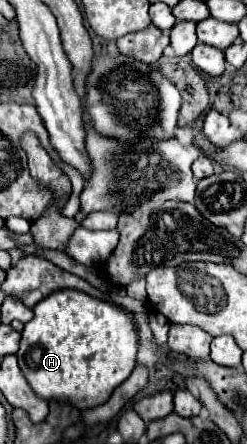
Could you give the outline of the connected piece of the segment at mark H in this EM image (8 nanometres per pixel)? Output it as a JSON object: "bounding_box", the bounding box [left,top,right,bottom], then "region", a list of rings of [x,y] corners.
{"bounding_box":[17,290,137,410],"region":[[[57,290],[51,298],[39,302],[33,312],[33,320],[29,320],[21,332],[21,348],[17,358],[27,384],[35,394],[39,394],[39,398],[69,402],[79,410],[89,410],[107,402],[111,392],[133,372],[137,364],[137,330],[129,314],[119,306],[91,298],[79,290]]]}

